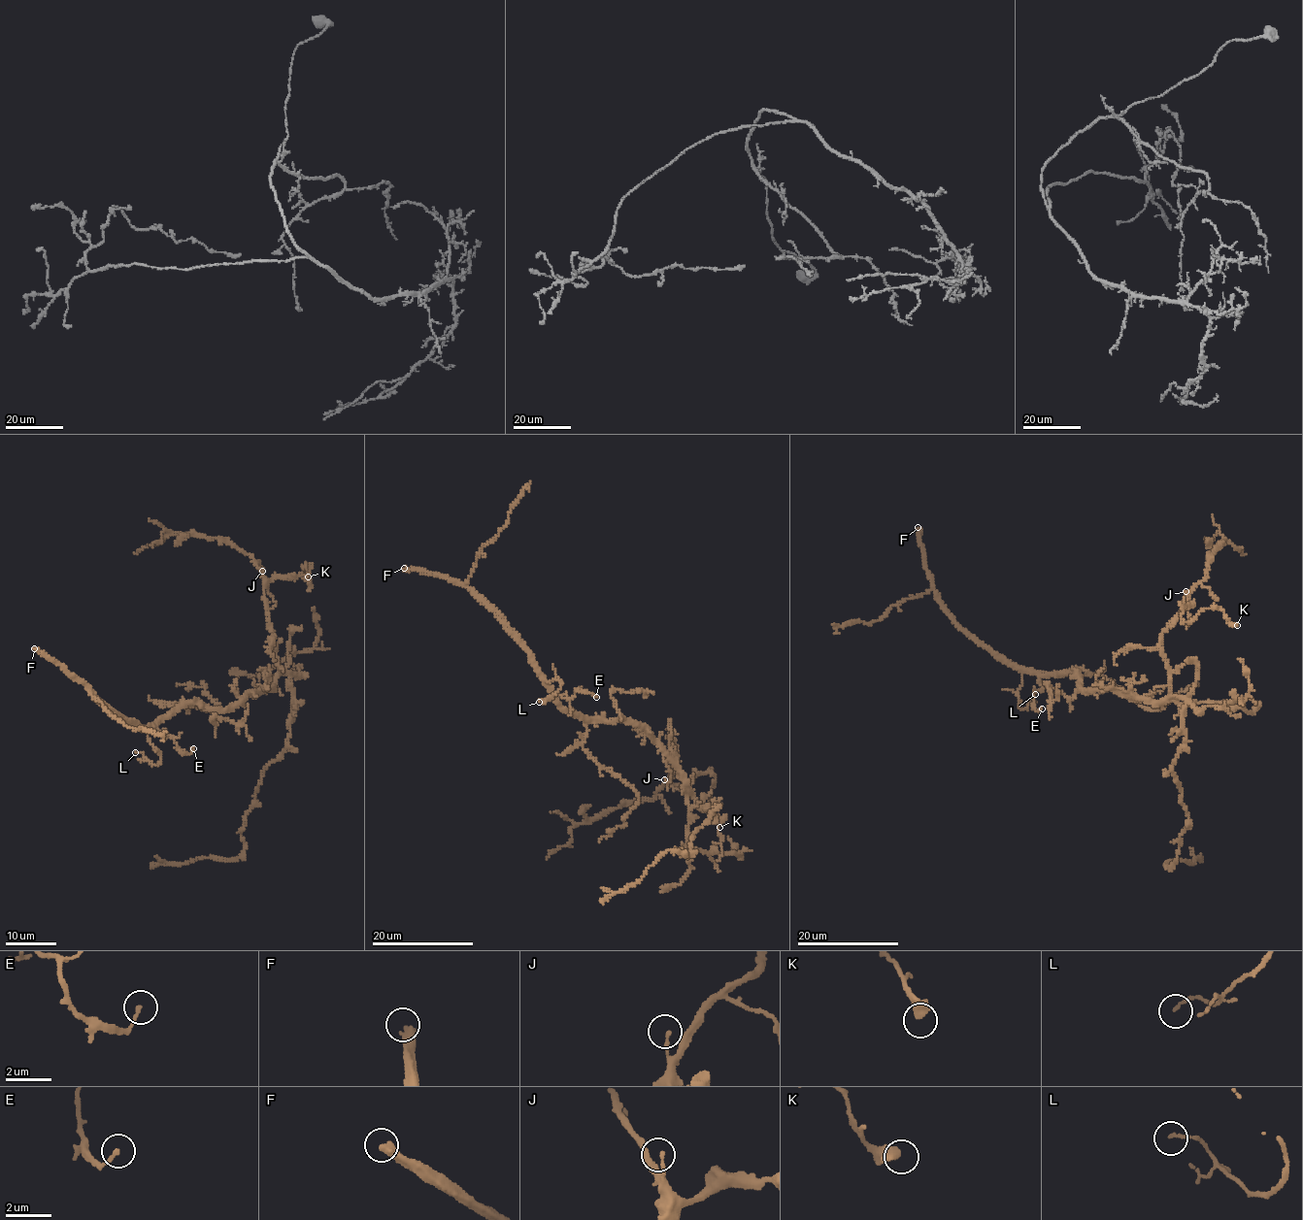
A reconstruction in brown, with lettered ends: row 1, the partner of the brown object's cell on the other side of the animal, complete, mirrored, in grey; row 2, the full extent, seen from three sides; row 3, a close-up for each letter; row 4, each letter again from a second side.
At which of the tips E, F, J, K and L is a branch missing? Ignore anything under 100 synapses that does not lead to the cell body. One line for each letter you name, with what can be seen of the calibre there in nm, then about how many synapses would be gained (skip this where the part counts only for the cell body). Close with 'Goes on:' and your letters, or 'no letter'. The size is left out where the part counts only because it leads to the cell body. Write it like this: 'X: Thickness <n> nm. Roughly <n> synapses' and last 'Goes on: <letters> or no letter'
F: Thickness 440 nm. Roughly 300 synapses
Goes on: F

